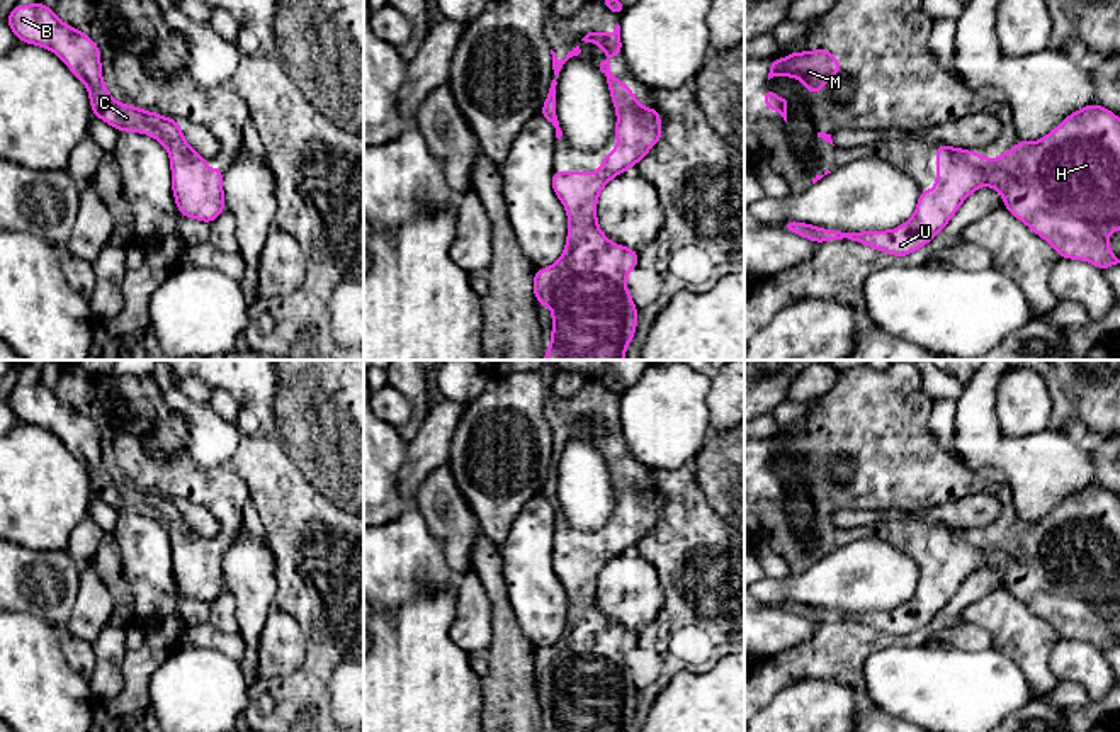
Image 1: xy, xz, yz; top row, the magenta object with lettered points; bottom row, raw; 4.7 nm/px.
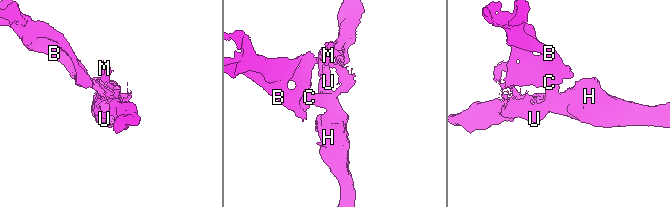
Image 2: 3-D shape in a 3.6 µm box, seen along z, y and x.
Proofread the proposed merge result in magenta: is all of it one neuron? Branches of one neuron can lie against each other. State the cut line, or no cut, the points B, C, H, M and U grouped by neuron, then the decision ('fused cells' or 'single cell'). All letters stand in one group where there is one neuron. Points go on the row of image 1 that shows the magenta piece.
cut none; groups B C H M U; single cell

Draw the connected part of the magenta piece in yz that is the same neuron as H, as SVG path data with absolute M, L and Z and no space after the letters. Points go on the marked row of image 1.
M1098 104L1067 115L1038 143L1020 139L993 161L984 155L938 143L936 187L923 190L913 217L892 231L841 233L799 221L785 221L782 228L814 243L848 238L894 256L908 256L928 245L955 216L959 206L982 185L999 190L1004 207L1047 239L1061 258L1091 262L1101 270L1120 263L1106 245L1108 234L1120 229L1120 117Z

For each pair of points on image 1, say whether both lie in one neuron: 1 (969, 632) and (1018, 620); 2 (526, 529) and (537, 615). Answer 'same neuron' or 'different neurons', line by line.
1: different neurons
2: same neuron

